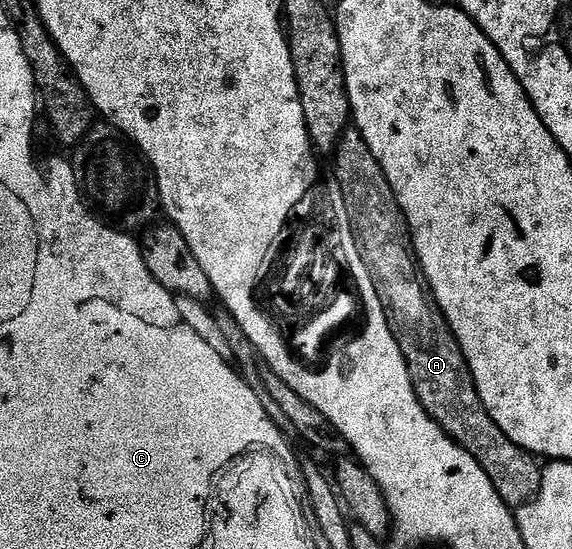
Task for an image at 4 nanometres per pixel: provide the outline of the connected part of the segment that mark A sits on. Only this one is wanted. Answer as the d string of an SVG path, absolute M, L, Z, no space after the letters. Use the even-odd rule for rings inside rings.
M354 128L344 130L334 148L334 158L333 177L343 193L350 237L357 244L357 252L377 288L387 323L405 356L413 388L425 412L485 468L489 480L493 480L493 488L497 488L507 506L527 505L539 493L543 479L540 463L536 455L513 444L513 440L497 428L485 404L481 404L469 364L419 266L407 218L401 204L397 204L397 196L381 164L377 164L373 152L369 152L365 136Z

